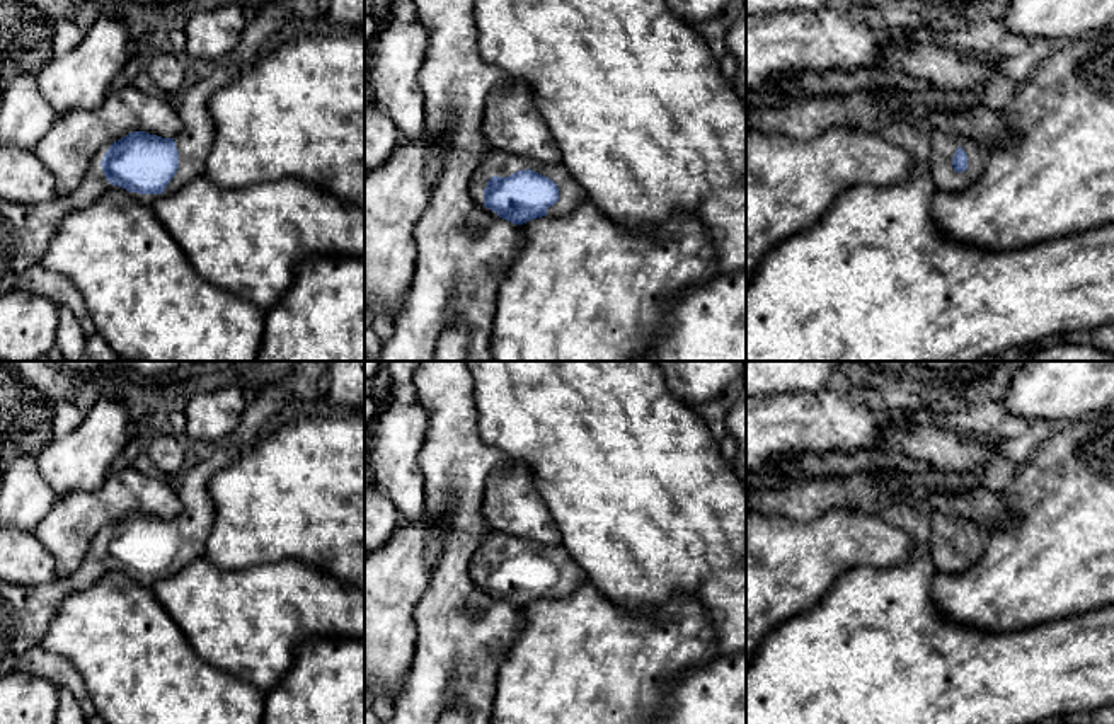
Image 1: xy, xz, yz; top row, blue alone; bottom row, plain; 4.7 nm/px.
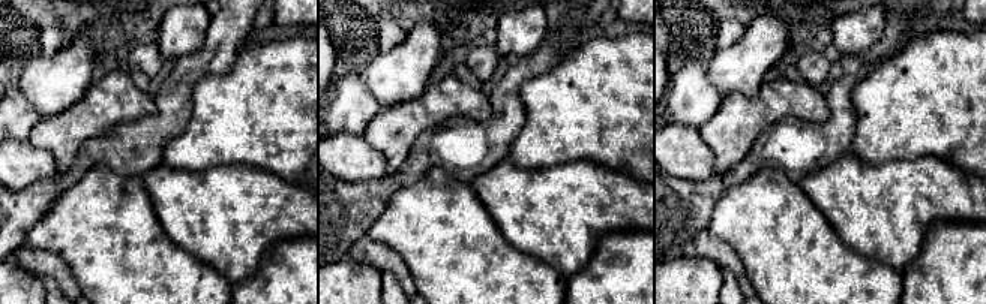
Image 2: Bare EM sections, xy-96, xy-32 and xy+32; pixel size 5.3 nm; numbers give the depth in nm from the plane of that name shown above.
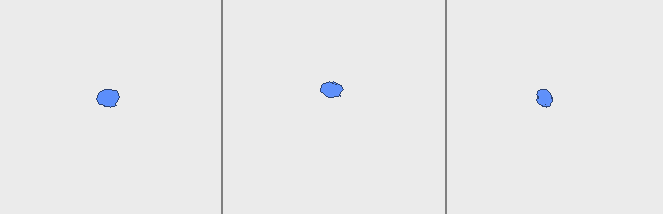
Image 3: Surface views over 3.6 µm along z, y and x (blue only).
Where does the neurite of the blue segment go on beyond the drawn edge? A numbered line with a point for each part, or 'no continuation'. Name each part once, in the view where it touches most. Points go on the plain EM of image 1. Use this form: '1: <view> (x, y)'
1: xz (571, 574)

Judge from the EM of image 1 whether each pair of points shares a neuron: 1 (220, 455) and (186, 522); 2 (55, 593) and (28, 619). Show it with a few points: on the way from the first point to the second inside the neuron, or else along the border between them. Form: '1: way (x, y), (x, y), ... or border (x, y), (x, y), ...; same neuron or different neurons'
1: way (205, 472), (195, 484), (195, 505); same neuron
2: way (48, 598), (34, 612); same neuron

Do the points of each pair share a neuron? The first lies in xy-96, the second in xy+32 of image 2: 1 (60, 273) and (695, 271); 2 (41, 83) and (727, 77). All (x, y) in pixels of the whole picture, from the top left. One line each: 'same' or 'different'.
1: different
2: same

